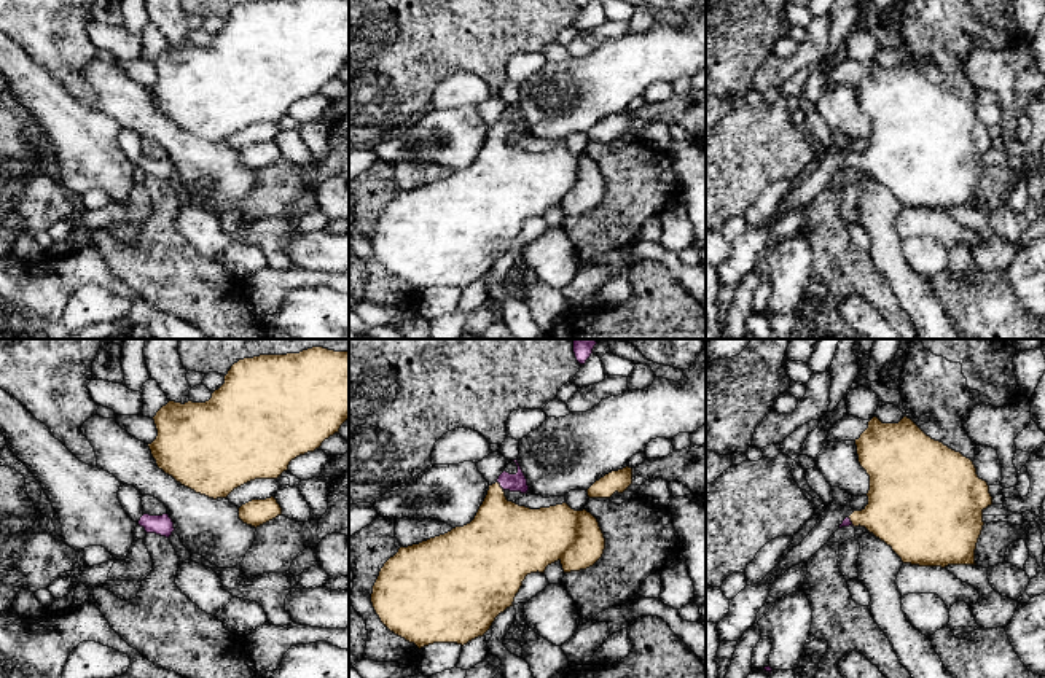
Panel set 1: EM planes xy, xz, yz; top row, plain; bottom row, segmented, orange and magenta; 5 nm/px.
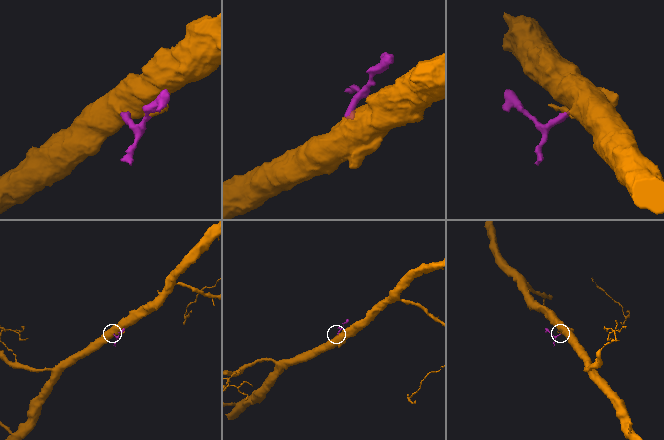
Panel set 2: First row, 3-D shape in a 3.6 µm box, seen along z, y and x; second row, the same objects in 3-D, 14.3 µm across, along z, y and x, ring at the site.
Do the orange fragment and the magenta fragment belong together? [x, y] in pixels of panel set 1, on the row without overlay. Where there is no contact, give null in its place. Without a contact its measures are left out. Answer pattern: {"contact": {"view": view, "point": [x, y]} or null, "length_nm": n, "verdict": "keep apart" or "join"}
{"contact": {"view": "xz", "point": [499, 129]}, "length_nm": 60, "verdict": "join"}

